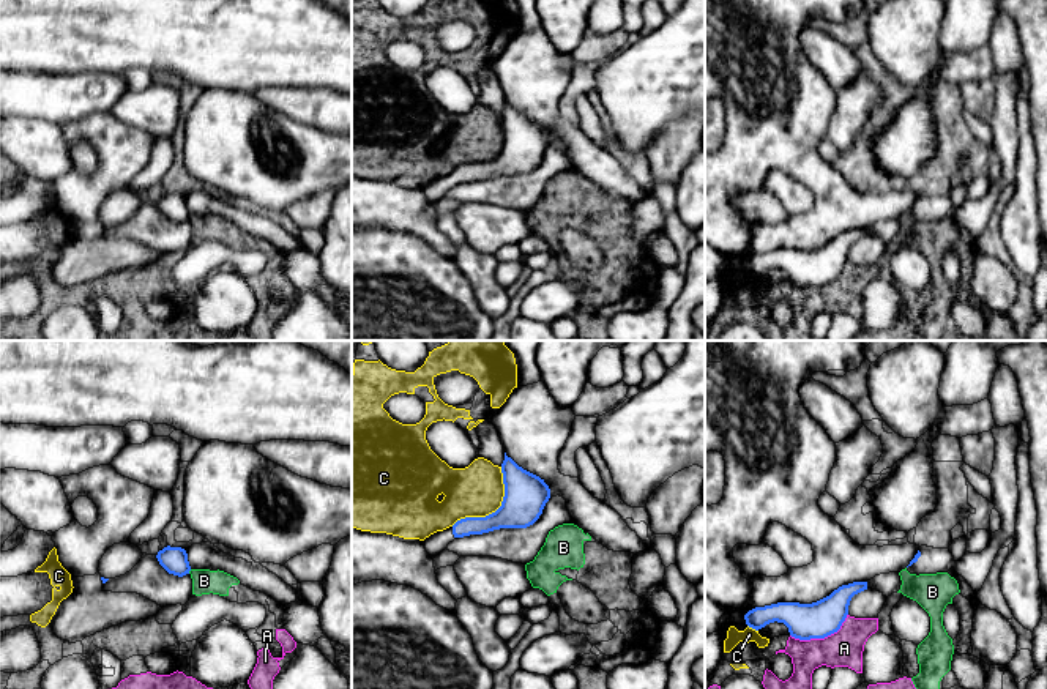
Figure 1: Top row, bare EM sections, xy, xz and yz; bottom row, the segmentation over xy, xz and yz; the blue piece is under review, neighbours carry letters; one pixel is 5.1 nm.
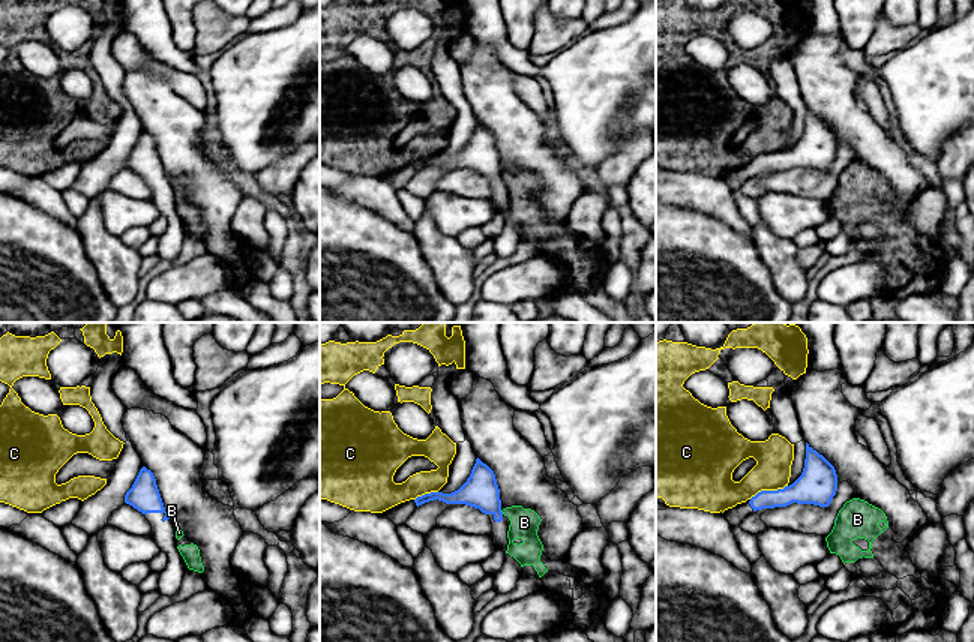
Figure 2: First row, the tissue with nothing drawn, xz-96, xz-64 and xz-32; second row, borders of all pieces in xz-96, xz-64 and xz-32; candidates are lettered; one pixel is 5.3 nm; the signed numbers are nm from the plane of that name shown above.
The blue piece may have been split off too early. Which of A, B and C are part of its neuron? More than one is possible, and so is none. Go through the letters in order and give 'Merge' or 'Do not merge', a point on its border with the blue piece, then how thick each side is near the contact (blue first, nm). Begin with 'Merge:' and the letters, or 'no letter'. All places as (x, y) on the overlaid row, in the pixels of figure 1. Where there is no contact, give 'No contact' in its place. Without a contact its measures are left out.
Merge: no letter
A: Do not merge. Touches blue at yz (822, 637). Thickness 190 nm (blue) against 190 nm
B: Do not merge. Touches blue at xy (190, 569). Thickness 140 nm (blue) against 130 nm
C: Do not merge. Touches blue at xz (495, 511). Thickness 220 nm (blue) against 280 nm

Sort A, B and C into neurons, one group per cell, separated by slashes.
A B C

